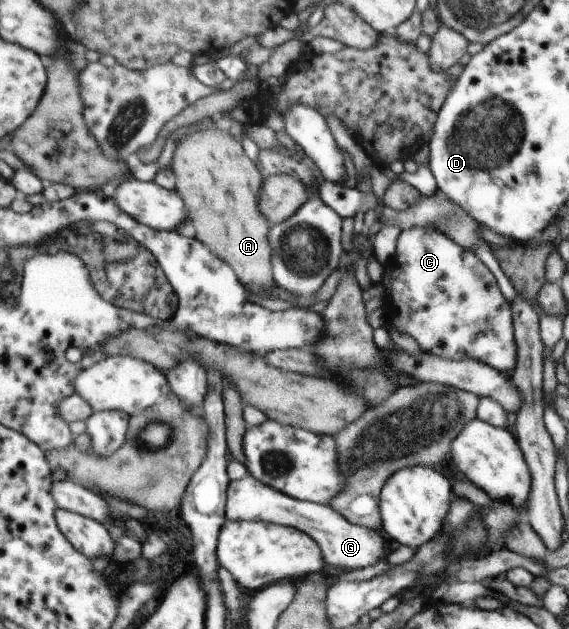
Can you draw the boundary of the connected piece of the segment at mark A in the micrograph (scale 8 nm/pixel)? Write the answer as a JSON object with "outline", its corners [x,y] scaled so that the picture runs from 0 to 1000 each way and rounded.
{"outline":[[[378,194],[366,203],[350,203],[325,216],[308,235],[301,264],[313,281],[308,302],[320,308],[334,337],[334,369],[385,405],[385,410],[402,417],[402,423],[418,436],[425,452],[438,455],[438,464],[450,458],[476,458],[480,455],[480,426],[476,426],[480,397],[473,391],[473,378],[478,359],[469,345],[459,340],[460,334],[455,331],[466,281],[459,277],[450,258],[431,245],[424,224],[413,219],[399,203]]]}

